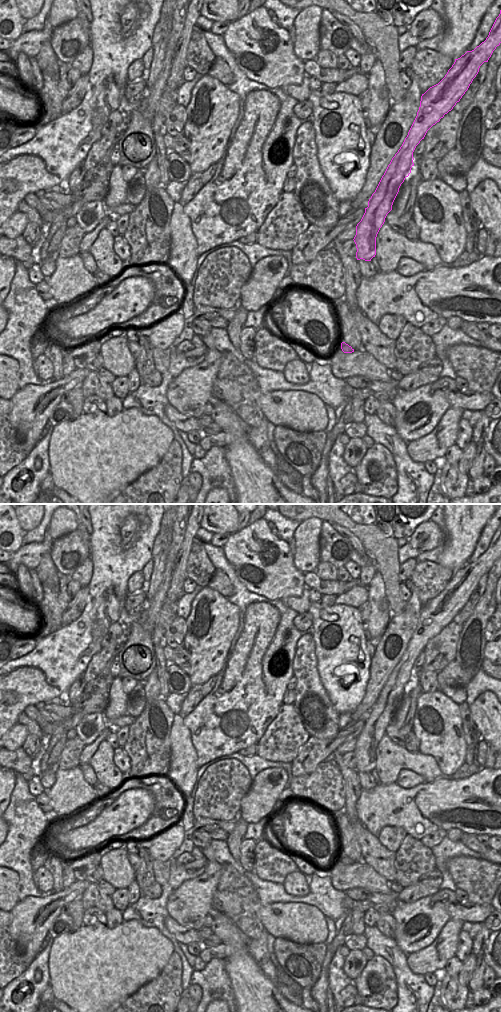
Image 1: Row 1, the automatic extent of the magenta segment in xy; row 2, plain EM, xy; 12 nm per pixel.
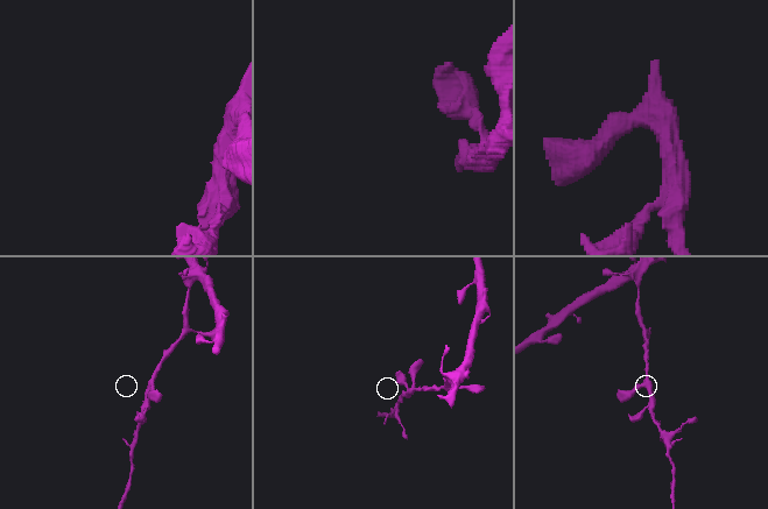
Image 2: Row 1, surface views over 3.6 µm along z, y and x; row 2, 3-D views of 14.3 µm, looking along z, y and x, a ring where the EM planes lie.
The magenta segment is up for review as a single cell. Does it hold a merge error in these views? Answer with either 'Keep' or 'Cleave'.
Keep

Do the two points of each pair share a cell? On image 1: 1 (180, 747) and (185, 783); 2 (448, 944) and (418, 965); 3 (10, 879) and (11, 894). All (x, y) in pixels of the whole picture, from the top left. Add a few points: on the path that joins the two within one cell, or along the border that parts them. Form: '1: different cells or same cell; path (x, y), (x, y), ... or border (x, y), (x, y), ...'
1: same cell; path (182, 756), (182, 774)
2: same cell; path (442, 954), (440, 961), (428, 961)
3: same cell; path (10, 883), (10, 890)

